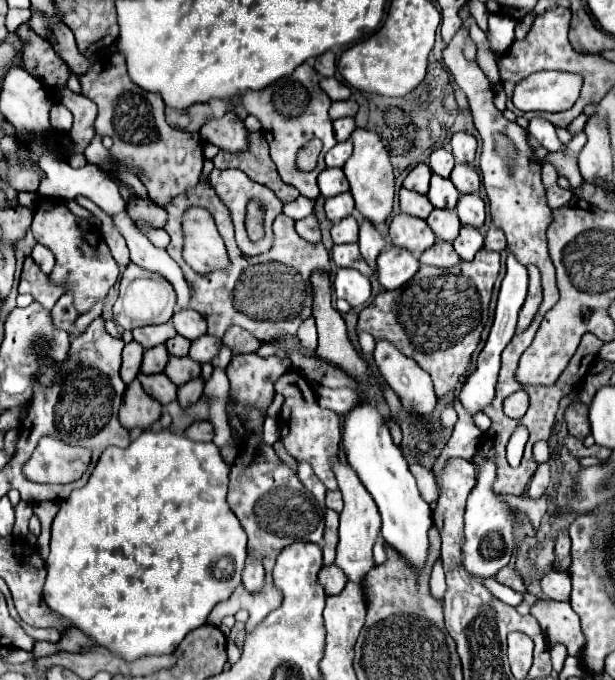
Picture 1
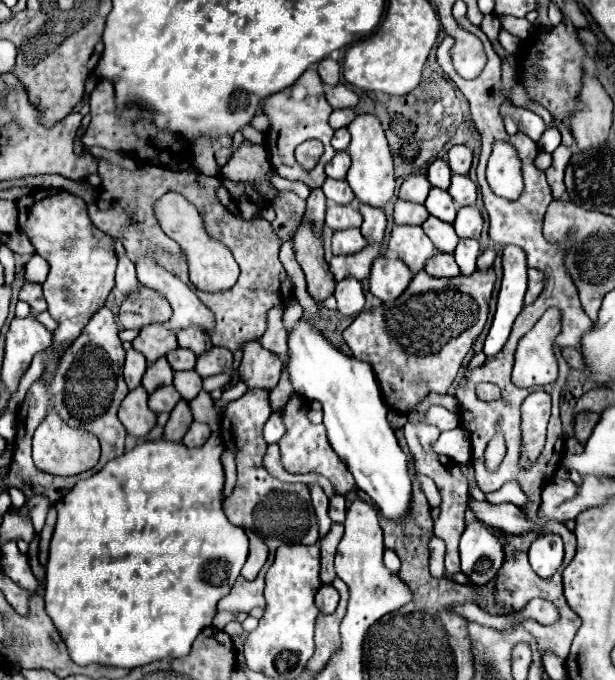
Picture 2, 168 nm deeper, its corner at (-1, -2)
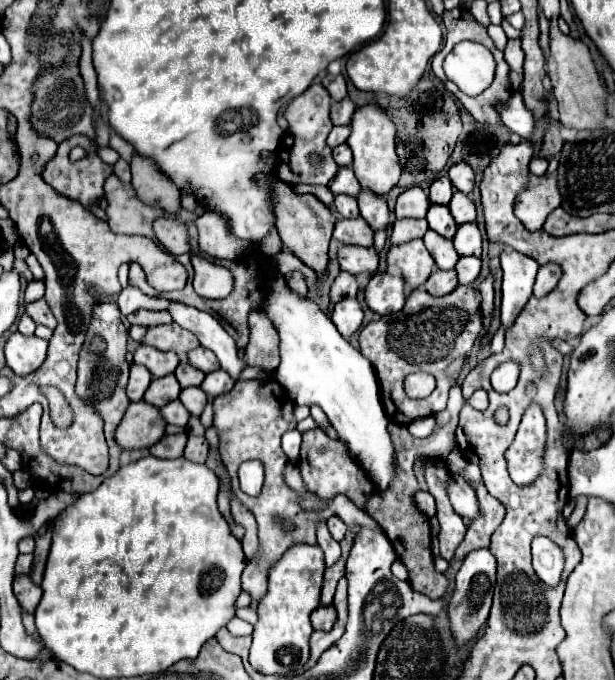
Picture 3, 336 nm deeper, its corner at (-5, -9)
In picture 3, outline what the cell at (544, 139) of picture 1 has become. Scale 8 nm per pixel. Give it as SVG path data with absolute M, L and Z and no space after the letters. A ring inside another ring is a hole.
M512 92L510 100L500 108L500 118L502 124L506 128L510 128L512 132L516 132L520 138L530 140L534 126L536 126L536 118L534 114L524 106L522 96L518 92Z

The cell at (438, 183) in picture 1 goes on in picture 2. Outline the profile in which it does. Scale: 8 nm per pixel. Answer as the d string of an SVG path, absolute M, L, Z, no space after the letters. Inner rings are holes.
M430 189L430 195L428 195L424 207L428 209L428 213L432 217L438 217L440 221L452 223L456 219L456 205L452 203L452 197L446 191Z

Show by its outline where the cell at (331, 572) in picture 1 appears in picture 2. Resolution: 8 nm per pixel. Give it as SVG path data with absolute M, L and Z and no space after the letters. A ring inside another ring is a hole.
M322 585L316 593L316 607L320 609L320 613L334 613L336 605L338 605L338 591L332 585Z

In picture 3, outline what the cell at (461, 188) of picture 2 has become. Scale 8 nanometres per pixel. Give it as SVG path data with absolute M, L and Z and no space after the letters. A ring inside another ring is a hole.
M454 190L454 196L448 204L456 224L466 224L466 222L474 222L476 220L476 206L472 202L472 198L460 190Z

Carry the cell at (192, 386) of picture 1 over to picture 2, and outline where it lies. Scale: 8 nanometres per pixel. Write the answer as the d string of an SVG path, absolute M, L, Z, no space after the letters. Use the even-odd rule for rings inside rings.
M180 401L174 407L174 411L170 413L170 419L164 427L164 439L174 441L174 443L182 441L188 427L192 425L192 421L194 421L194 417L192 417L192 411L190 411L190 405L186 401Z

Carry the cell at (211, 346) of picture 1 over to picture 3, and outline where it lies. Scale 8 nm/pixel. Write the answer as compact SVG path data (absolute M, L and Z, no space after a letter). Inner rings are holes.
M218 368L218 370L212 370L212 372L206 374L206 378L204 378L204 382L200 384L200 388L202 388L208 396L220 396L220 394L230 392L230 390L234 388L234 380L232 380L232 376L230 376L226 370Z

